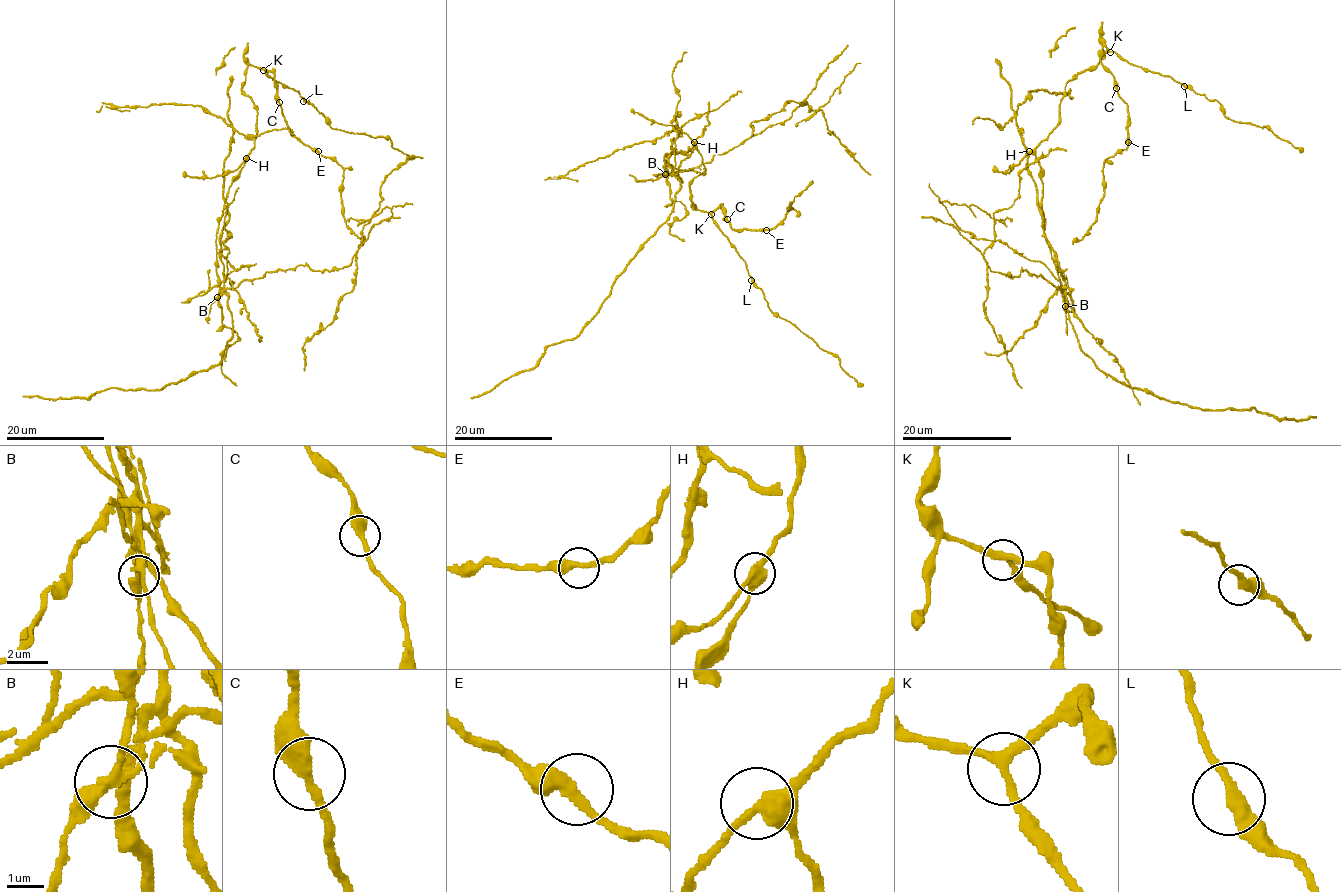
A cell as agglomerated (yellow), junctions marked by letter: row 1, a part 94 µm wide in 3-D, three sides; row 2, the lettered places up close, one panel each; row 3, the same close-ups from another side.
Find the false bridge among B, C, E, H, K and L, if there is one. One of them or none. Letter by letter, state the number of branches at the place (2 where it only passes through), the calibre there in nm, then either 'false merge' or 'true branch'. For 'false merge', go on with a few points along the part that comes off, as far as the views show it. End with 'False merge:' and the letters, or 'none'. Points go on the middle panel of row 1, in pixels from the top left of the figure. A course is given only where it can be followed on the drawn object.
B: 3 | 280 nm | false merge | (664, 174), (680, 186), (668, 219), (597, 315), (533, 367), (471, 398)
C: 2 | 360 nm | true branch
E: 2 | 360 nm | true branch
H: 3 | 360 nm | true branch
K: 3 | 240 nm | true branch
L: 2 | 320 nm | true branch
False merge: B

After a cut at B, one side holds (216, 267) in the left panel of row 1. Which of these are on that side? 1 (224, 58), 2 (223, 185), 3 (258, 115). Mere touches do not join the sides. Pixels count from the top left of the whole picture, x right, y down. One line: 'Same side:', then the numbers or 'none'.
Same side: 1, 3

